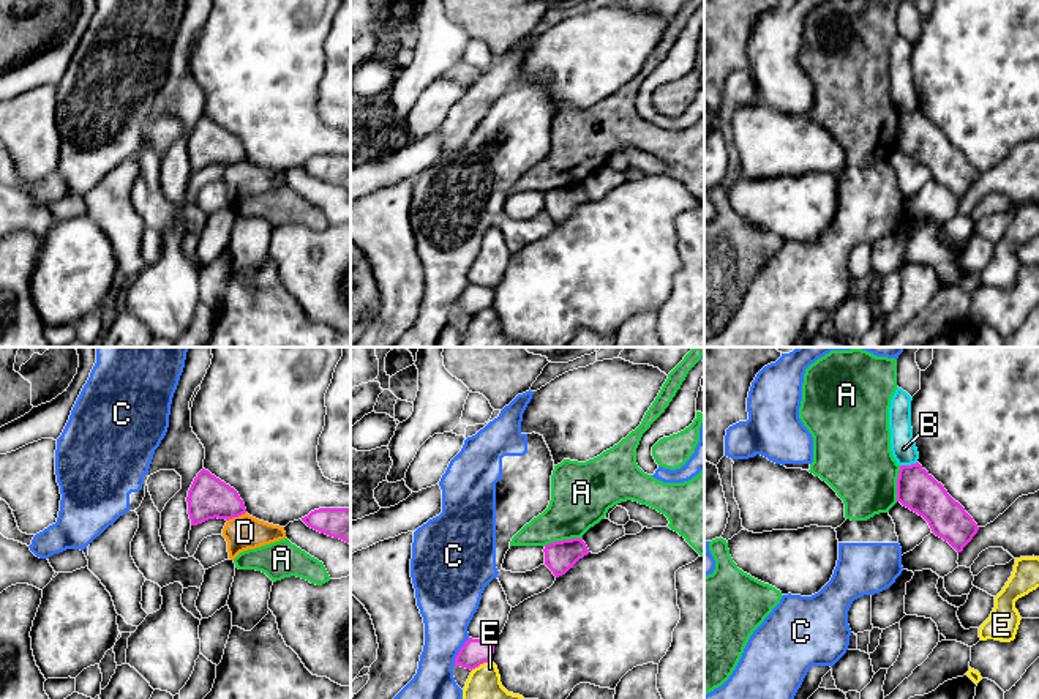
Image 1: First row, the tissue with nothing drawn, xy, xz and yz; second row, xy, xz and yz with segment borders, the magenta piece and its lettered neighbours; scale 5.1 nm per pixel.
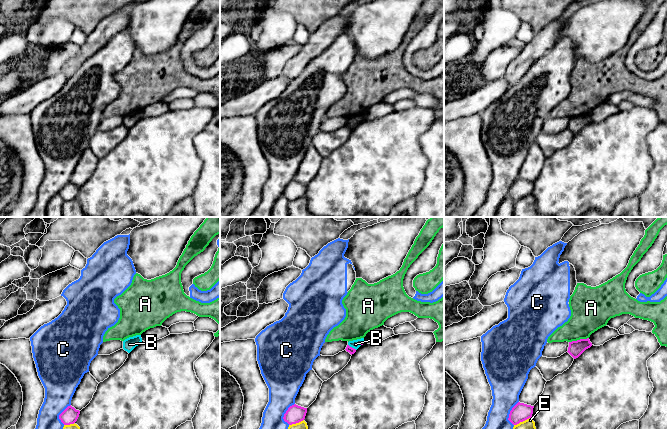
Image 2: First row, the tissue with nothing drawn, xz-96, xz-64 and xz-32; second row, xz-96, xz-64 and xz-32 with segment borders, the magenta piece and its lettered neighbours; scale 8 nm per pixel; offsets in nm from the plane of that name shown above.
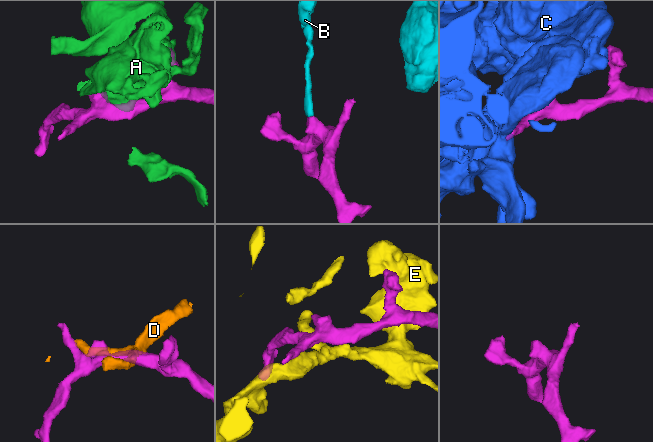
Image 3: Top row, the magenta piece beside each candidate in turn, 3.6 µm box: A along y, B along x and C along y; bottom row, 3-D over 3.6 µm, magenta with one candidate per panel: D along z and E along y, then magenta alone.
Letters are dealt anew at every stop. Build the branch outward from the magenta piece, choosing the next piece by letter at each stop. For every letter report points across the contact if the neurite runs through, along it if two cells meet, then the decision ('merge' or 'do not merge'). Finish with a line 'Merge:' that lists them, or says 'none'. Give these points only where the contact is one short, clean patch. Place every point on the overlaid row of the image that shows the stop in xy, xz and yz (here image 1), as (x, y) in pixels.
A: do not merge
B: do not merge
C: do not merge
D: do not merge
E: do not merge
Merge: none

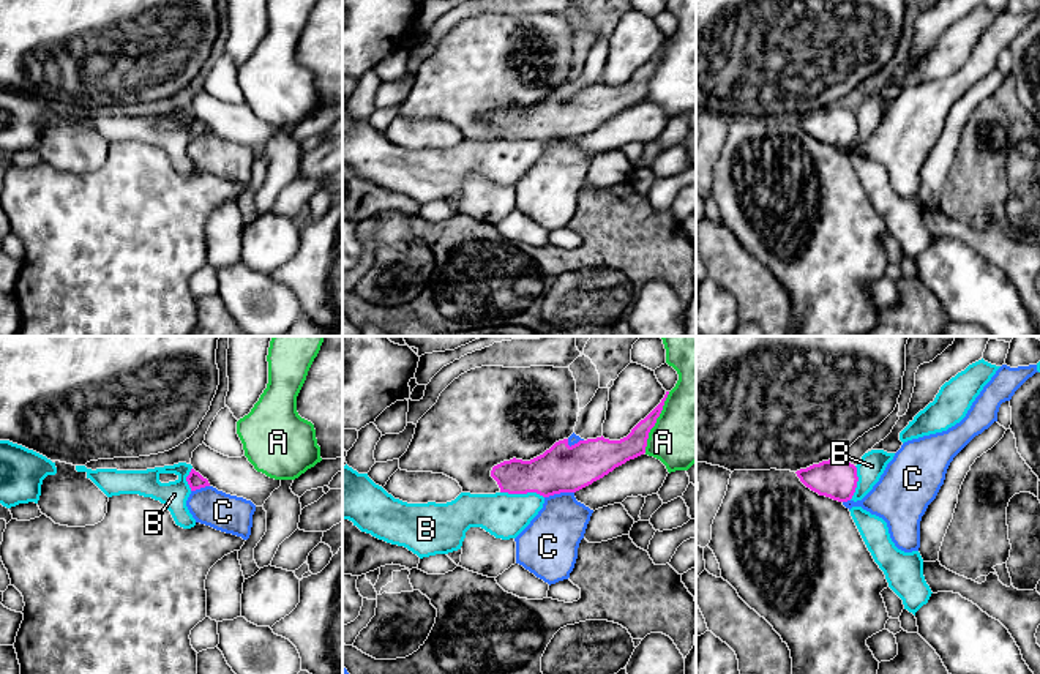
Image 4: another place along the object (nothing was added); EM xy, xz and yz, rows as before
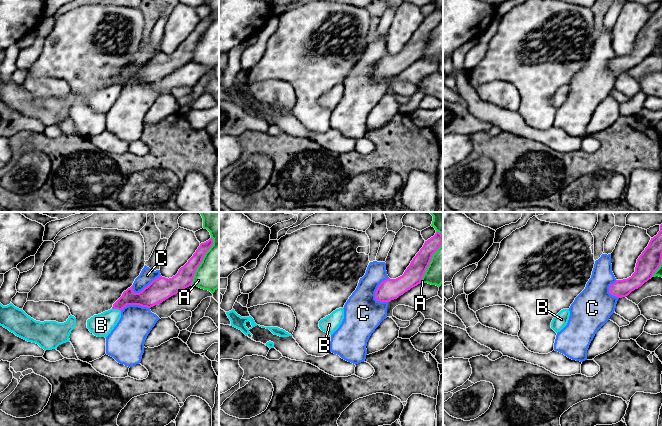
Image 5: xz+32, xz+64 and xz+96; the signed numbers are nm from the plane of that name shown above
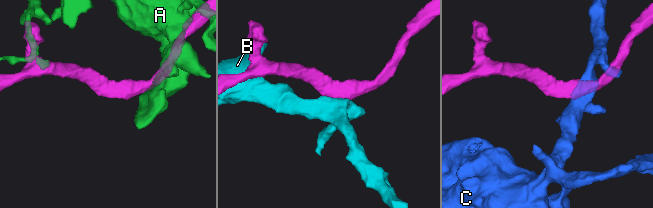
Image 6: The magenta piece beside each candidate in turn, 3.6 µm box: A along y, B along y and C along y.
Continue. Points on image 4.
A: do not merge
B: do not merge
C: merge
Merge: C

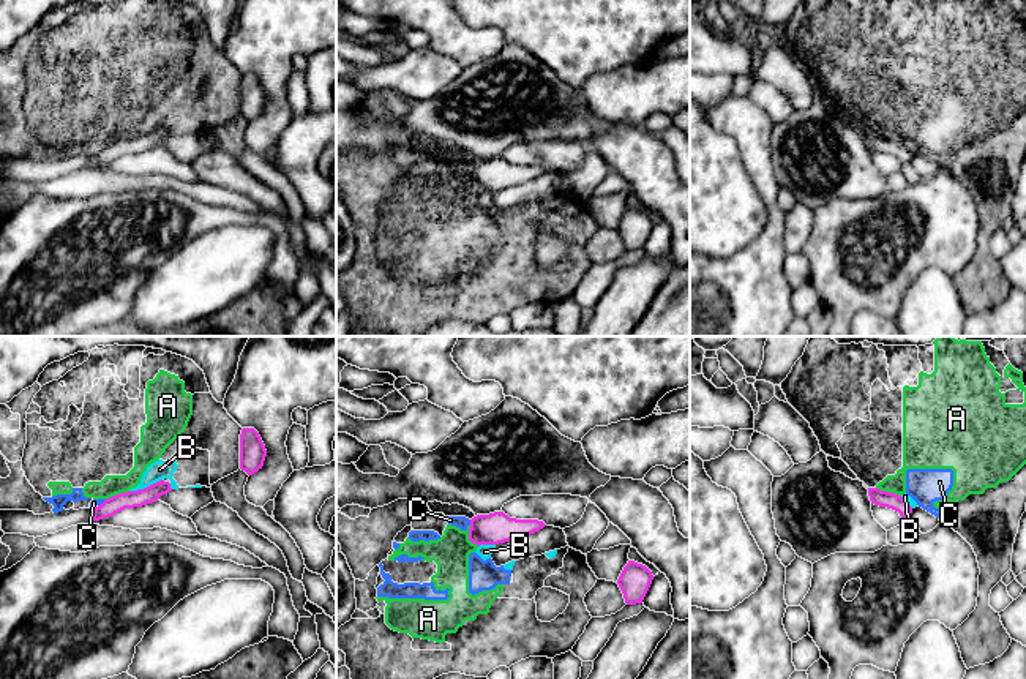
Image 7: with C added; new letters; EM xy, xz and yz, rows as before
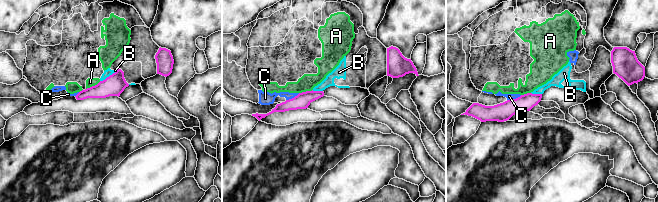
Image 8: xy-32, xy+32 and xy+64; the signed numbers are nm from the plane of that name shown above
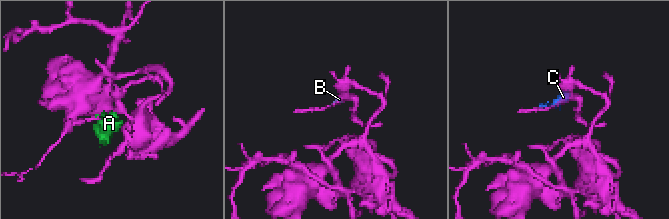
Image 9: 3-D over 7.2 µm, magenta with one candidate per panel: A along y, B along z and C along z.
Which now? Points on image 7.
A: do not merge
B: border along xy (161, 479), (130, 491); do not merge
C: do not merge
Merge: none

